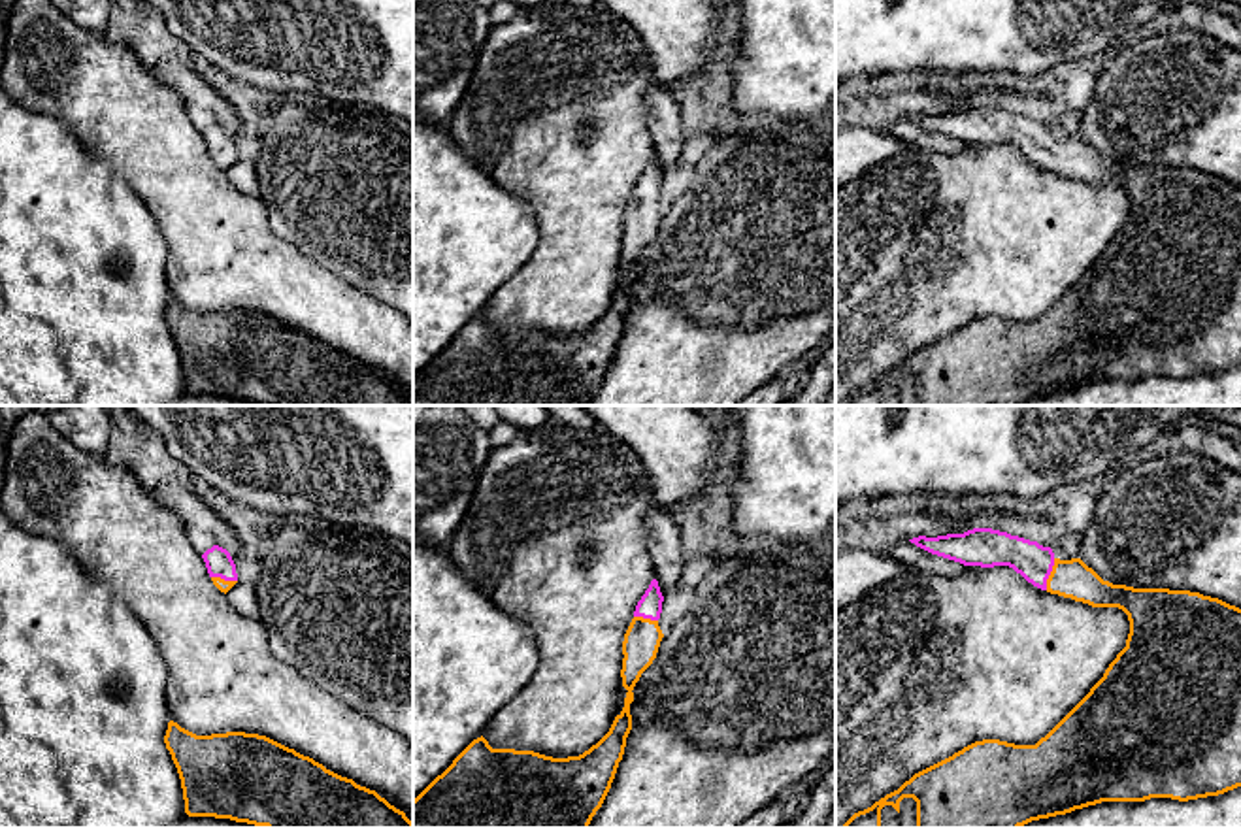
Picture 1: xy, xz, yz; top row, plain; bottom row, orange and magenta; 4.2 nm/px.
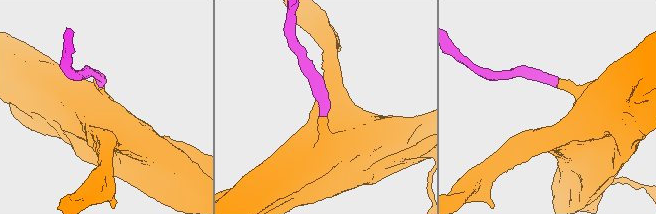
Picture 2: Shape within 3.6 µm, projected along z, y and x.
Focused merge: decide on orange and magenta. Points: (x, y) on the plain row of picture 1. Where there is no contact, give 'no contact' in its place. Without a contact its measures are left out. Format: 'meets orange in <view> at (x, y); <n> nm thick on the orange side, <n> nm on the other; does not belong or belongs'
meets orange in yz at (1051, 151); 160 nm thick on the orange side, 160 nm on the other; belongs

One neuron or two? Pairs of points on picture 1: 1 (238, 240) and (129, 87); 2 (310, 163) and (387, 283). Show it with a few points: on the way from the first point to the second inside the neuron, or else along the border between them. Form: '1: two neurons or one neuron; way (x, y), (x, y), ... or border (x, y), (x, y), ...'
1: one neuron; way (206, 202), (165, 161), (136, 125)
2: one neuron; way (340, 193), (387, 240), (387, 253)

